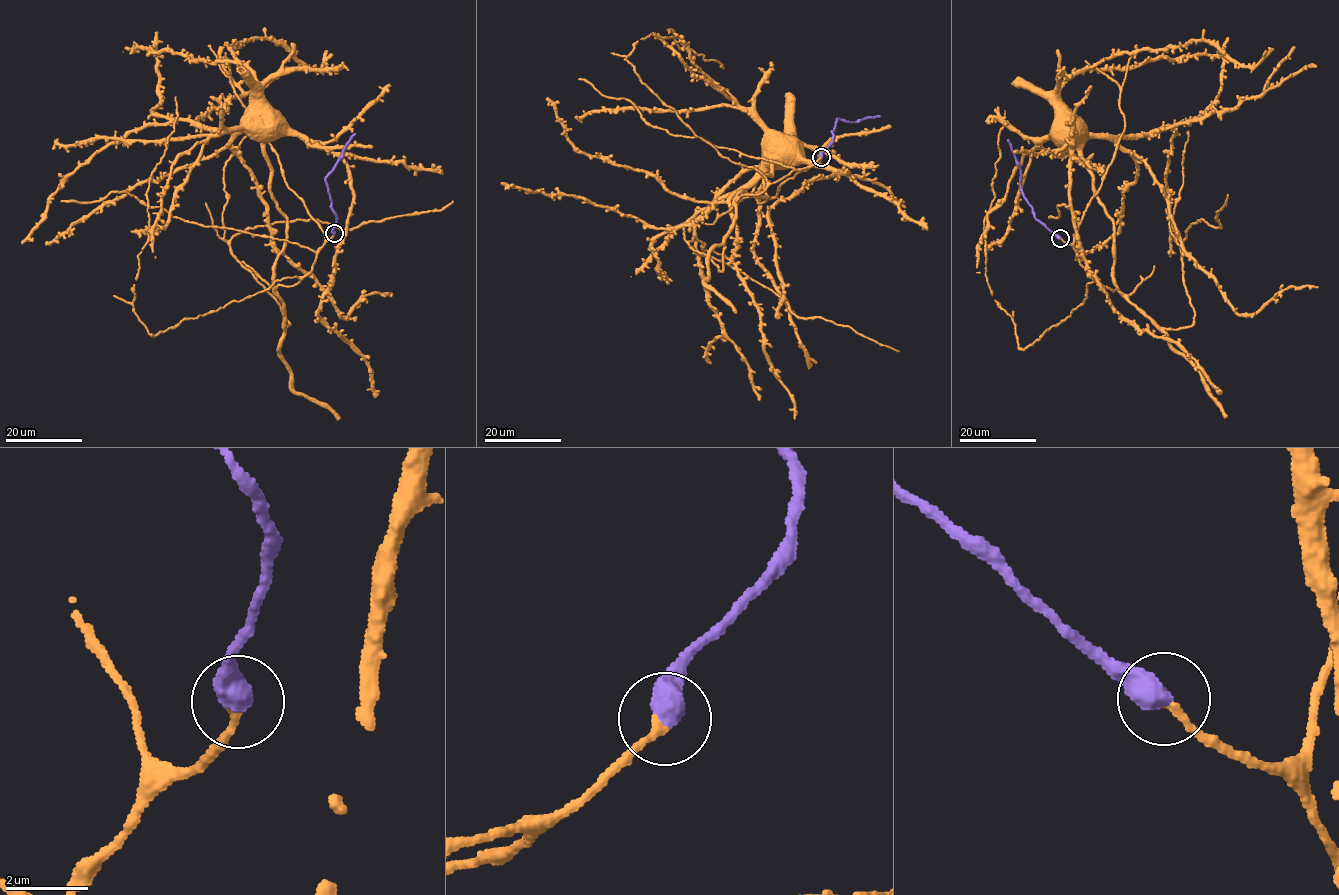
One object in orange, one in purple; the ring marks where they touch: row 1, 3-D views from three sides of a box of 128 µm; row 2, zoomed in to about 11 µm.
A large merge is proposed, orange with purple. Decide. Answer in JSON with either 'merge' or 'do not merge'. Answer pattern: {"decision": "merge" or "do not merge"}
{"decision": "merge"}

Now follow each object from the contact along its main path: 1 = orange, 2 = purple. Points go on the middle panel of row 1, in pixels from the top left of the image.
1: (820, 157), (756, 195), (738, 197), (768, 198), (765, 177), (774, 163), (762, 146), (768, 143)
2: (820, 157), (831, 142), (837, 119), (856, 122), (880, 116)

